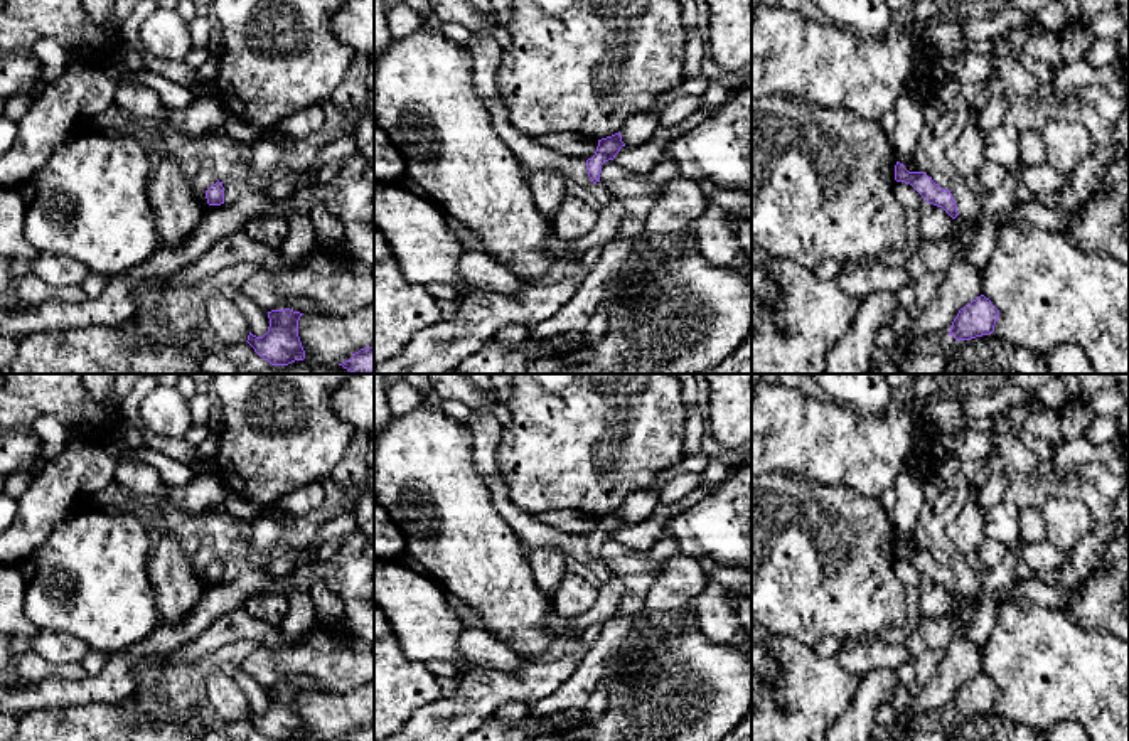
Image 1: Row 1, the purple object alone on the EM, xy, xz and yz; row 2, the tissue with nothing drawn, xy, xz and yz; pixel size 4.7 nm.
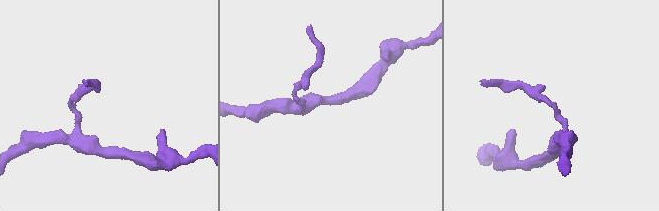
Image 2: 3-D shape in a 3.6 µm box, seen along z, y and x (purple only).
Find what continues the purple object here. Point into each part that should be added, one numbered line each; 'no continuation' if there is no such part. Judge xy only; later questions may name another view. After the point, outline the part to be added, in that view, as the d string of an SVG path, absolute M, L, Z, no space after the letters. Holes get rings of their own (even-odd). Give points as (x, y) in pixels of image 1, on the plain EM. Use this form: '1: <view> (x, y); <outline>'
no continuation

